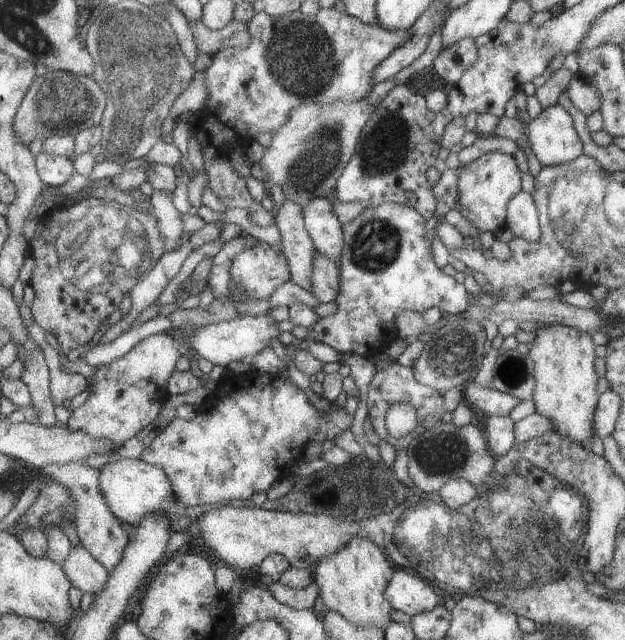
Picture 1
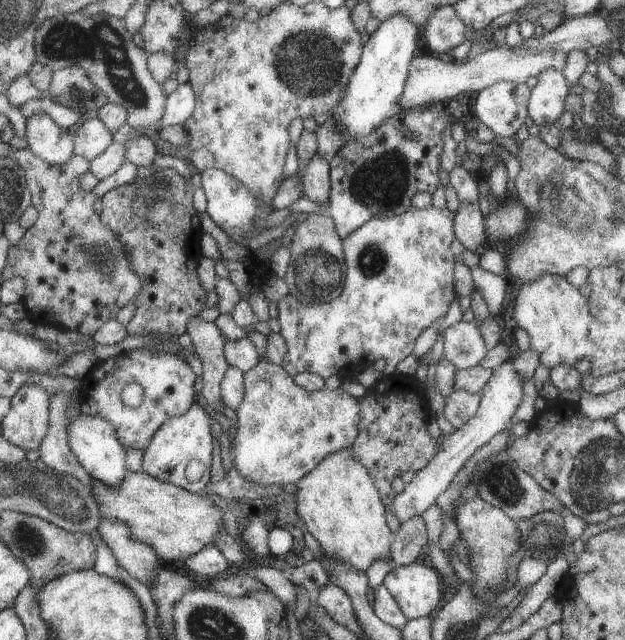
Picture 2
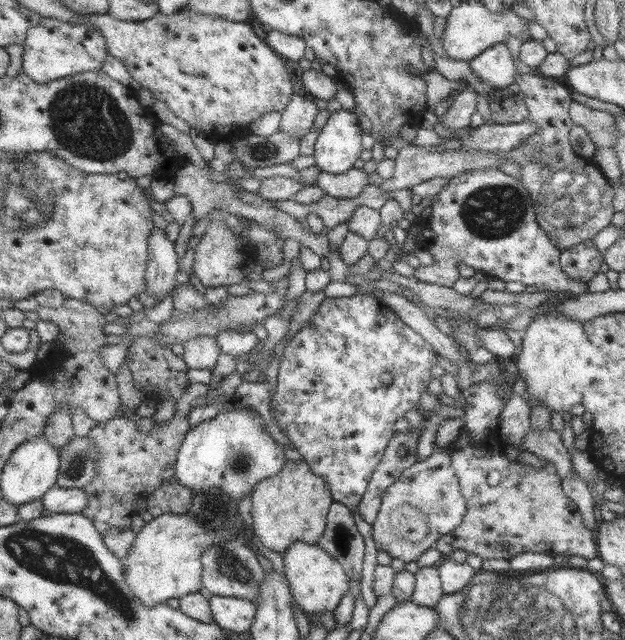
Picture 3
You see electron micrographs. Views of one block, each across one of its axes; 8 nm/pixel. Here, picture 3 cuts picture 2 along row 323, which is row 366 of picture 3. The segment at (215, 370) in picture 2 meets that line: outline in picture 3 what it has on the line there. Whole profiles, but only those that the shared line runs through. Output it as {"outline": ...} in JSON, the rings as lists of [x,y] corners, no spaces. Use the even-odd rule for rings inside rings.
{"outline":[[[195,335],[187,341],[183,341],[183,362],[187,367],[202,369],[210,372],[215,366],[217,355],[221,345],[217,337],[213,335]]]}

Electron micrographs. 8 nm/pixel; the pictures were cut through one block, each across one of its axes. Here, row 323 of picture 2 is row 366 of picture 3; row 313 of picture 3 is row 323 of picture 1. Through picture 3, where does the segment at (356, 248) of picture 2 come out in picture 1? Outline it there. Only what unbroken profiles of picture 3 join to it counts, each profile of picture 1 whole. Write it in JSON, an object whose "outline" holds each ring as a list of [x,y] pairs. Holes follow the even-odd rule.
{"outline":[[[381,203],[342,225],[339,292],[333,300],[336,313],[317,318],[307,328],[304,340],[327,344],[341,354],[367,354],[374,359],[389,346],[387,338],[398,332],[395,316],[399,312],[421,312],[435,306],[441,313],[462,313],[469,306],[465,288],[453,276],[443,276],[441,268],[433,268],[433,251],[427,246],[431,240],[425,242],[423,224],[423,217],[414,208]]]}

